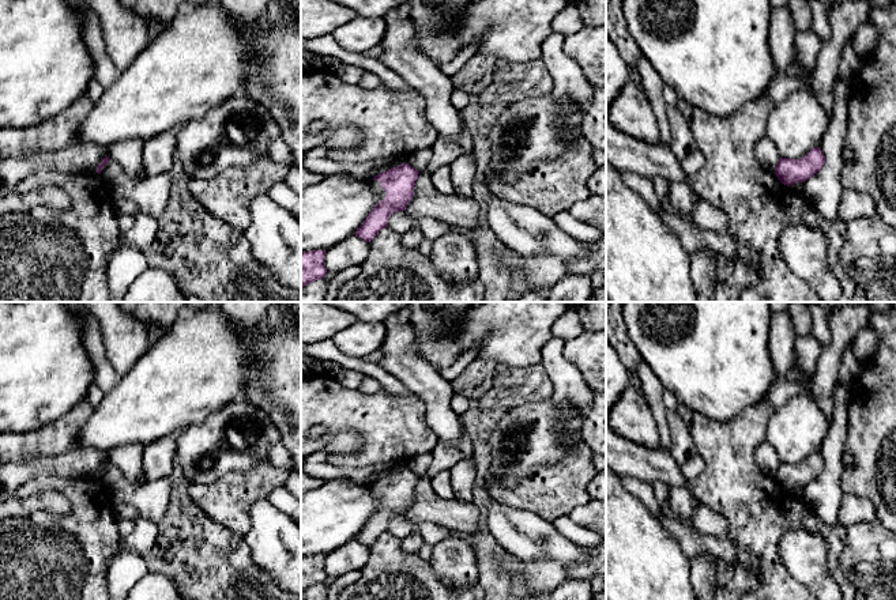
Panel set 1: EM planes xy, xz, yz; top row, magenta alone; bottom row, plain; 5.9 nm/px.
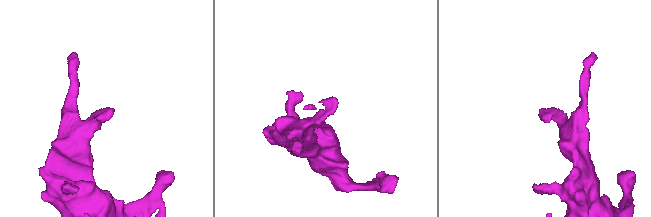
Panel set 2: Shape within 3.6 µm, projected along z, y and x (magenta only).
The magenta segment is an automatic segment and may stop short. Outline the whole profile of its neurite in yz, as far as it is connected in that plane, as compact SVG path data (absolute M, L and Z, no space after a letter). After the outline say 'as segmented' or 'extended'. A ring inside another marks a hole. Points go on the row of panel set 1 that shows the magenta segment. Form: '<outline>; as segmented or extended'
M816 147L799 159L780 158L773 173L782 184L790 186L809 180L821 170L824 163L825 156L821 148Z; as segmented

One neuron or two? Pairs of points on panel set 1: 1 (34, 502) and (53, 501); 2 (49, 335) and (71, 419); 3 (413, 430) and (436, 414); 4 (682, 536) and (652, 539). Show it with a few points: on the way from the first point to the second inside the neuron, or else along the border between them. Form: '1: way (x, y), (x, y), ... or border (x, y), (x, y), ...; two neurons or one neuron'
1: way (38, 502), (49, 501); one neuron
2: border (85, 400), (41, 429); two neurons
3: border (413, 393), (424, 403), (426, 423), (439, 438); two neurons
4: border (651, 514), (677, 542), (689, 561); two neurons

